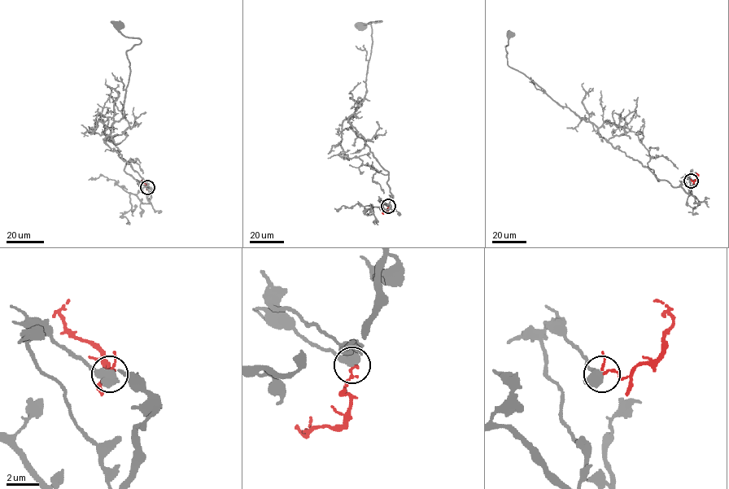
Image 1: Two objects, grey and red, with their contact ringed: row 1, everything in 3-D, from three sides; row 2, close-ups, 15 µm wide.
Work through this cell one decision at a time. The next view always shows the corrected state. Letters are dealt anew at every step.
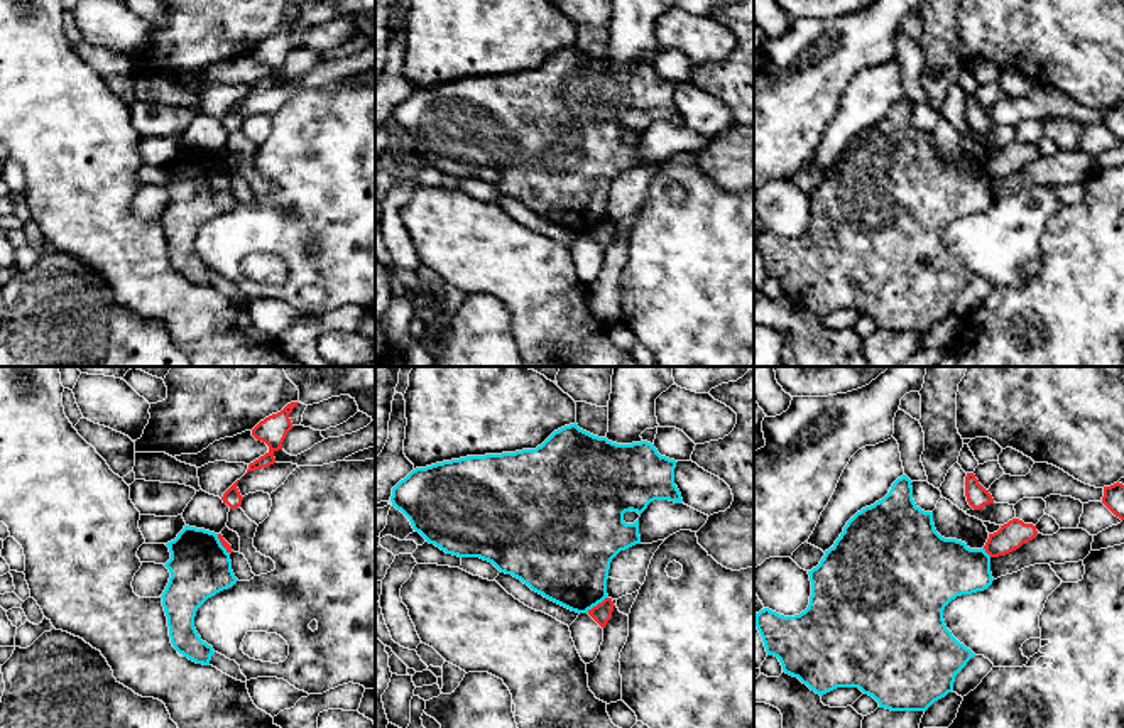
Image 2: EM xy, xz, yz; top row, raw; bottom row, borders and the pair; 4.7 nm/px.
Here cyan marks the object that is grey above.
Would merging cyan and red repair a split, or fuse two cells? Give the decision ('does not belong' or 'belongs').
does not belong

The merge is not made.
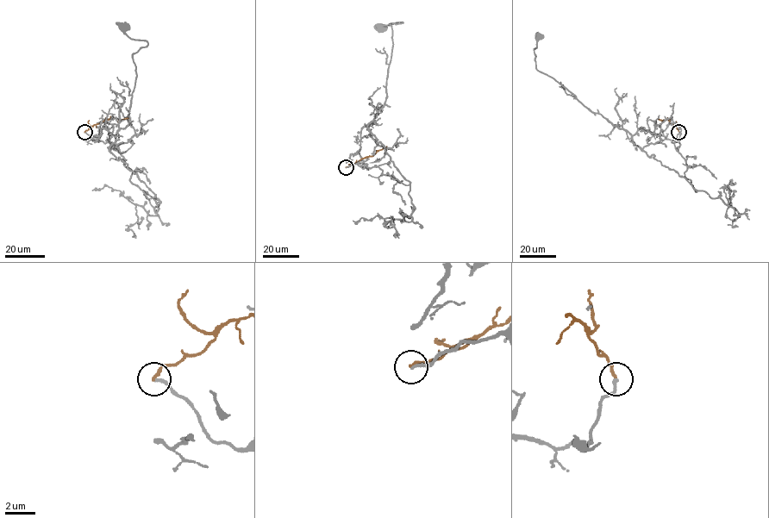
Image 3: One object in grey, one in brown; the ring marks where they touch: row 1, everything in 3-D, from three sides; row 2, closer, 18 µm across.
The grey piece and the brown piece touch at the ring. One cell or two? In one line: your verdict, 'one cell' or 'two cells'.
two cells

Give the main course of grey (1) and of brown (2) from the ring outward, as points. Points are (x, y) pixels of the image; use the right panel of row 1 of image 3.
1: (679, 132), (675, 140), (684, 176), (697, 192), (627, 132), (539, 71), (534, 49), (539, 37)
2: (679, 132), (668, 118), (658, 119)

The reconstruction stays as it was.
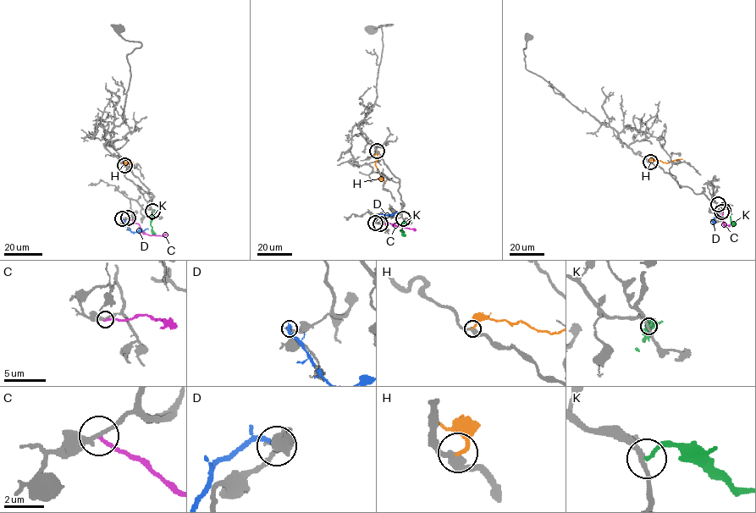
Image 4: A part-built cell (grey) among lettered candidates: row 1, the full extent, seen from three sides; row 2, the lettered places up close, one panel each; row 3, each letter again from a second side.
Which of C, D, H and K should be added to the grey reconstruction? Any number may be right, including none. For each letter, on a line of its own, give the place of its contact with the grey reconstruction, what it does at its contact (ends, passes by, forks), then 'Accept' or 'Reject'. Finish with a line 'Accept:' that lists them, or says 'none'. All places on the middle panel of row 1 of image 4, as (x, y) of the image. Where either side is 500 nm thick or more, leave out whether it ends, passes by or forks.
C: Touches grey at (380, 223). It ends there. Reject
D: Touches grey at (375, 223). It ends there. Reject
H: Touches grey at (377, 151). It ends there. Reject
K: Touches grey at (403, 218). It ends there. Accept
Accept: K

